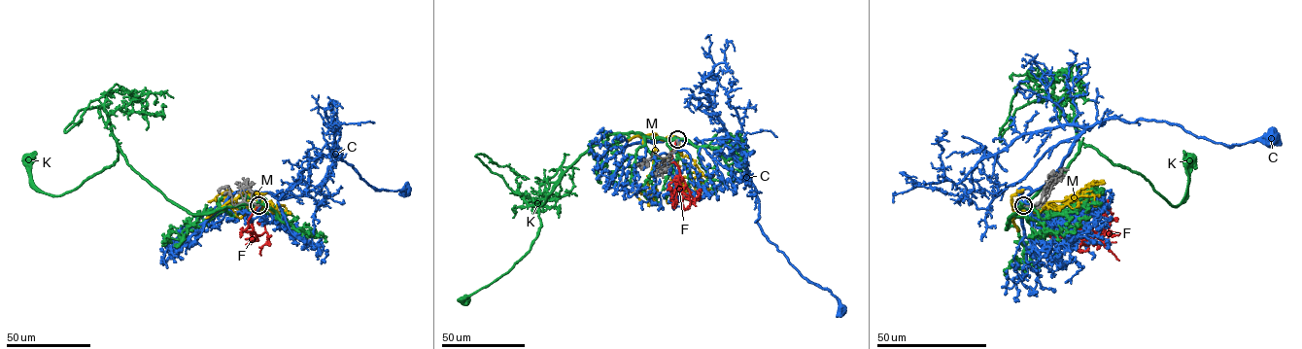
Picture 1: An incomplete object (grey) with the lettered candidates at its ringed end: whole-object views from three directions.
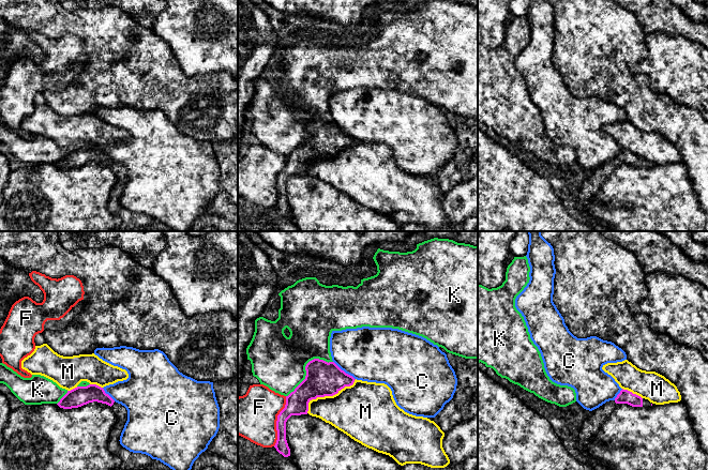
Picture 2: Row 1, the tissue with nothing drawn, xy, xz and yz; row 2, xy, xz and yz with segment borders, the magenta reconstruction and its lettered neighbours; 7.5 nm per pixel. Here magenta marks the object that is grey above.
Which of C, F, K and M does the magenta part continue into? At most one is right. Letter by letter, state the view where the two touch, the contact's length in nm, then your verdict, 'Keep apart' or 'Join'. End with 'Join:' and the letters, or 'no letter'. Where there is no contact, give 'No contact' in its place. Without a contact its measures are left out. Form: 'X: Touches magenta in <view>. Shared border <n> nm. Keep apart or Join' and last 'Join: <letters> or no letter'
C: Touches magenta in xz. Shared border 220 nm. Keep apart
F: Touches magenta in xz. Shared border 380 nm. Keep apart
K: Touches magenta in xz. Shared border 440 nm. Keep apart
M: Touches magenta in xz. Shared border 460 nm. Keep apart
Join: no letter

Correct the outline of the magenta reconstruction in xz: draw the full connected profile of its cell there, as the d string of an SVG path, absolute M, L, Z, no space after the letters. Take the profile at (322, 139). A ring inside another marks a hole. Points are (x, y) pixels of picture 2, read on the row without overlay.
M314 119L306 126L305 139L286 156L285 168L277 176L277 200L274 206L284 217L290 216L286 200L286 182L291 176L307 175L308 163L317 157L333 156L345 147L350 147L355 138L342 131L334 122Z

